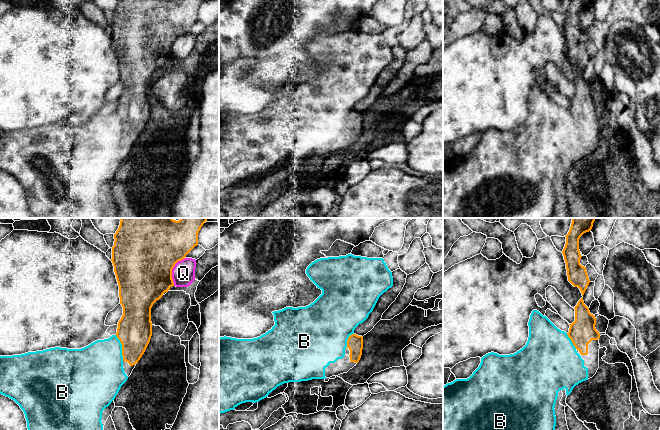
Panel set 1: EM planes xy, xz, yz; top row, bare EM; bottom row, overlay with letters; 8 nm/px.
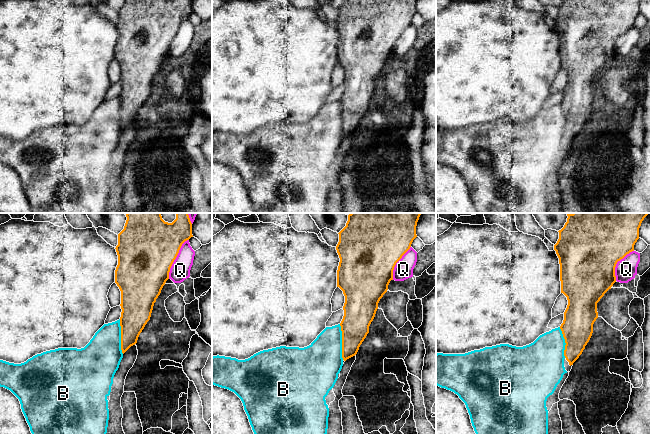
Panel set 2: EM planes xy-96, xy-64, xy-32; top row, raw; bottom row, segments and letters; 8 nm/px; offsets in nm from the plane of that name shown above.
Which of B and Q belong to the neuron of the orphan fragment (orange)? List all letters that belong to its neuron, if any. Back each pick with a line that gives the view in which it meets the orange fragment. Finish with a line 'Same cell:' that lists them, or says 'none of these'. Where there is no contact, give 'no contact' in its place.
B: xy
Same cell: B

